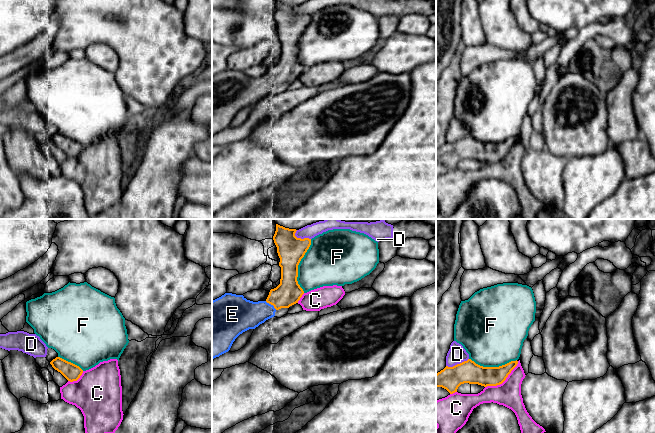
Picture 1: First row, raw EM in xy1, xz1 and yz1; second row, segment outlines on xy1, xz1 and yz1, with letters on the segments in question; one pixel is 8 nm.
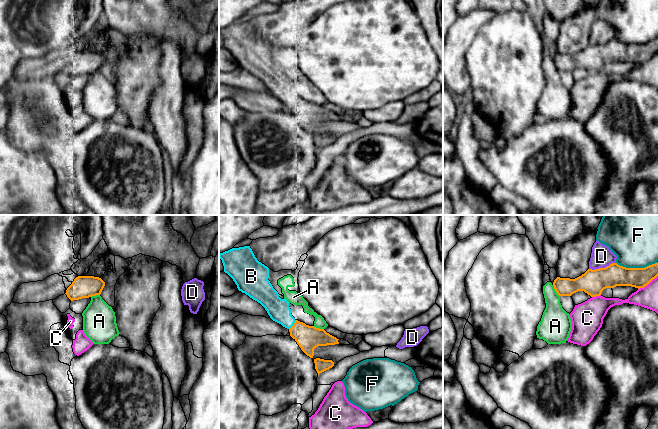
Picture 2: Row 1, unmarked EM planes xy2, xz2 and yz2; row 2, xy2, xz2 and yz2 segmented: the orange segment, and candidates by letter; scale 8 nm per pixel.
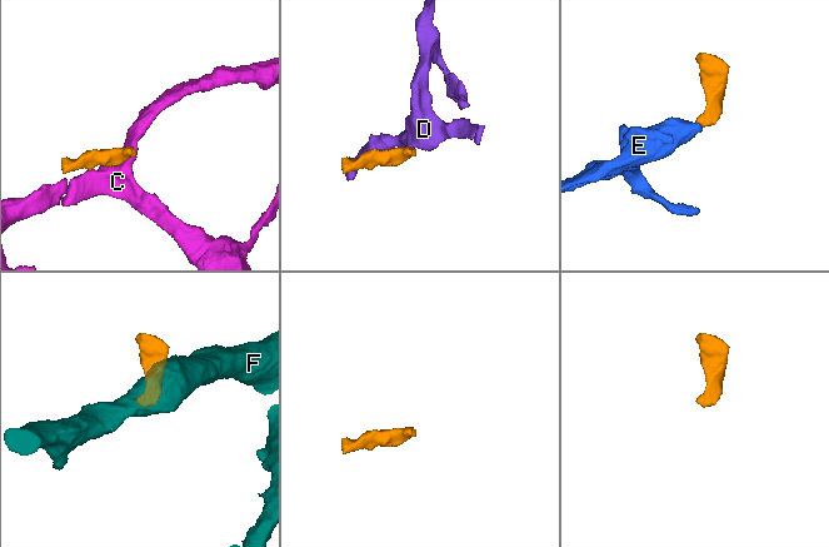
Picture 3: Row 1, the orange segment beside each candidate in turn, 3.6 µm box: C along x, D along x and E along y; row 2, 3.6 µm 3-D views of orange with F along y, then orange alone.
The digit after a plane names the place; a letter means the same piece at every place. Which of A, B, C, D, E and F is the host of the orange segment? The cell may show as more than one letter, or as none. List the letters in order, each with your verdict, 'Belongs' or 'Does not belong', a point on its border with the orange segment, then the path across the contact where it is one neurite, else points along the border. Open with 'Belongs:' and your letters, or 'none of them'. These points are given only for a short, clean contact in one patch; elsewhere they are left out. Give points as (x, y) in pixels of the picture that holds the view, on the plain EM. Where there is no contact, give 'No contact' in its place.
Belongs: B, E
A: Does not belong. Touches orange at yz2 (555, 66). Boundary: yz2 (552, 61), (559, 72)
B: Belongs. Touches orange at xz2 (293, 101)
C: Does not belong. Touches orange at yz1 (504, 156)
D: Does not belong. Touches orange at yz2 (602, 44). Boundary: yz2 (615, 38), (604, 43), (589, 45)
E: Belongs. Touches orange at xz1 (271, 80)
F: Does not belong. Touches orange at xz1 (297, 42)

